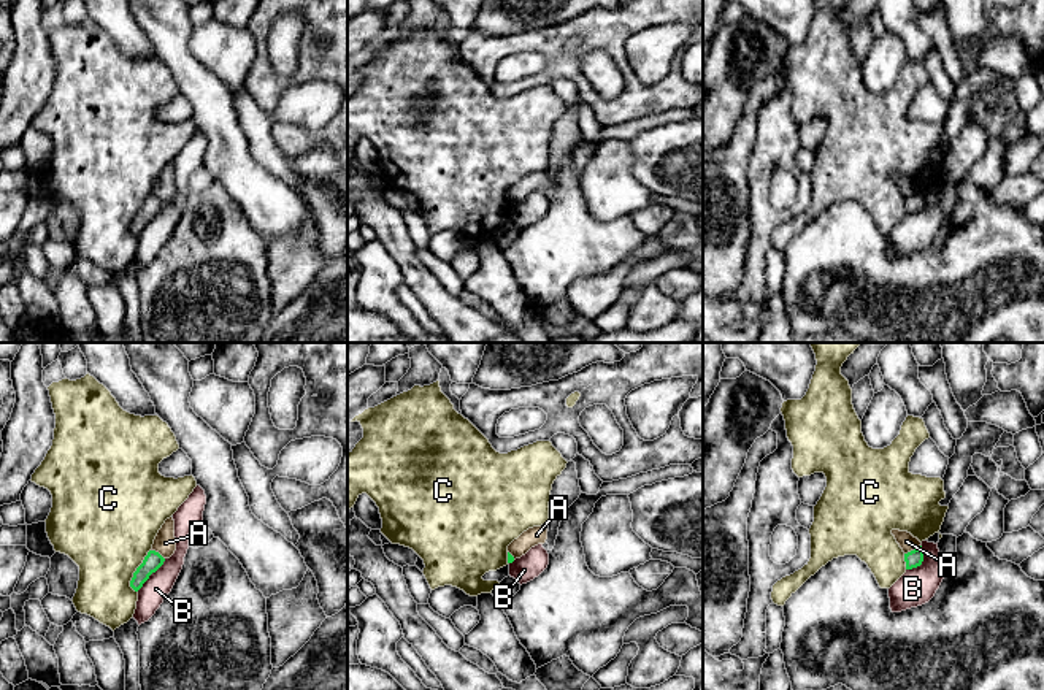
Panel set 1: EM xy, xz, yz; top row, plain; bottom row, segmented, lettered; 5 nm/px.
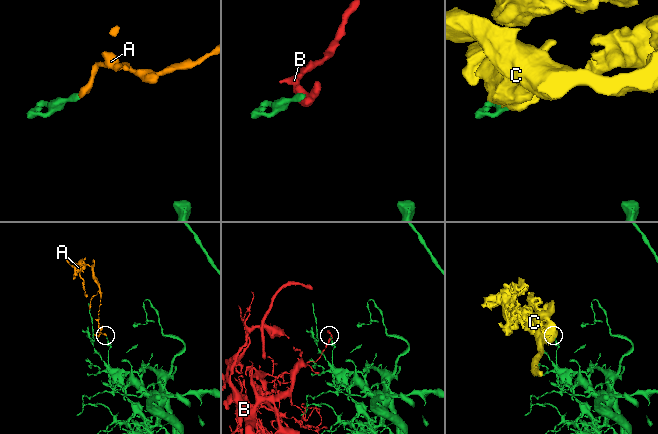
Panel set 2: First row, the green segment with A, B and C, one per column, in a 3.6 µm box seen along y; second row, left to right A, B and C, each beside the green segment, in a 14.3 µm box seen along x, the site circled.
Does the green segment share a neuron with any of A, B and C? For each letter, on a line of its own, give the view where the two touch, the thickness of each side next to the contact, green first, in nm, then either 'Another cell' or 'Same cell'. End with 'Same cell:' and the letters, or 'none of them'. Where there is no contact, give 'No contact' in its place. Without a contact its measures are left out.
A: Touches green in yz. Thickness 90 nm (green) against 90 nm. Another cell
B: Touches green in xy. Thickness 90 nm (green) against 140 nm. Another cell
C: Touches green in xy. Thickness 90 nm (green) against 460 nm. Another cell
Same cell: none of them

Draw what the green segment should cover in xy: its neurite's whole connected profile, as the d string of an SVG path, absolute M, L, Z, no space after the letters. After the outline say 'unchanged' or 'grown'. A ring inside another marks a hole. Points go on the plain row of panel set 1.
M149 195L148 200L144 201L143 208L133 217L130 232L135 236L138 236L143 232L143 228L149 224L149 220L163 209L163 206L165 206L165 203L159 197Z; unchanged

